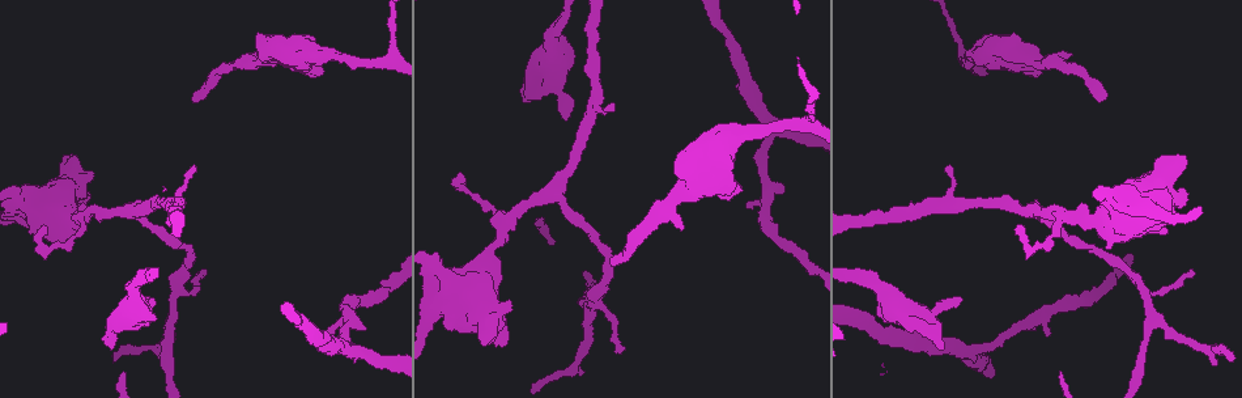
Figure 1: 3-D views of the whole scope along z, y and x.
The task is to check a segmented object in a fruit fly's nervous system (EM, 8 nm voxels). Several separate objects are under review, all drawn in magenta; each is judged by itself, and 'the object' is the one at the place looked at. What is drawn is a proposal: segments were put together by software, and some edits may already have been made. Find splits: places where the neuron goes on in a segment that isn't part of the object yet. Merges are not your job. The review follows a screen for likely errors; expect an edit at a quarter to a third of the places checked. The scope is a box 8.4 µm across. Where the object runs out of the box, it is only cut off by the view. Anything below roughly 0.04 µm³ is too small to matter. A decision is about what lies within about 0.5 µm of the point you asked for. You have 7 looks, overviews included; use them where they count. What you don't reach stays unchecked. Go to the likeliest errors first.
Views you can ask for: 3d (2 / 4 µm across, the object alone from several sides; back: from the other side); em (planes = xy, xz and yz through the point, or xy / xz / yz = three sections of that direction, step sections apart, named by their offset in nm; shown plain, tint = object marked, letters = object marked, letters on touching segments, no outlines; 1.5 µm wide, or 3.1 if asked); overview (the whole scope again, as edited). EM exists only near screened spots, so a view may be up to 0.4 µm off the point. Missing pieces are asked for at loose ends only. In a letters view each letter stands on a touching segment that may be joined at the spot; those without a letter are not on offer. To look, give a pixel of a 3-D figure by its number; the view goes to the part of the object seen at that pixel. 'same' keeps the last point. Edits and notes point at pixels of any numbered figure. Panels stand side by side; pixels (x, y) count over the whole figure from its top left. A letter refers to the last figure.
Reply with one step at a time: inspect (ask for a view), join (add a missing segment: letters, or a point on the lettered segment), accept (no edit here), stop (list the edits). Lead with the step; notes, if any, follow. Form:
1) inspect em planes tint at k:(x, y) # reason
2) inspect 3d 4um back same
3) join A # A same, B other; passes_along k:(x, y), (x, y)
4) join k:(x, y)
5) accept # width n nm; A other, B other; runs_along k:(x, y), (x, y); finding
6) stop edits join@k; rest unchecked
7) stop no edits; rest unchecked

inspect 3d 2um at 1:(941, 345) # free end

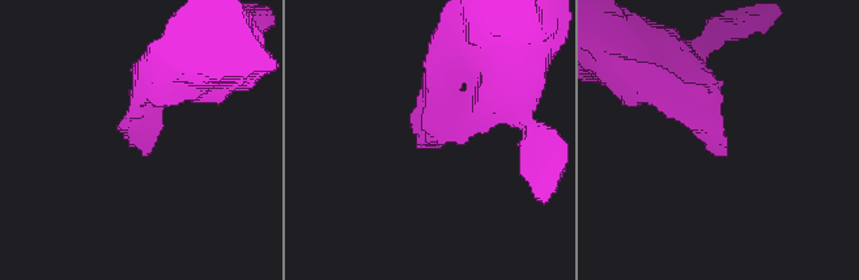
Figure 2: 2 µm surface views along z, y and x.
inspect em planes letters at 2:(723, 152)

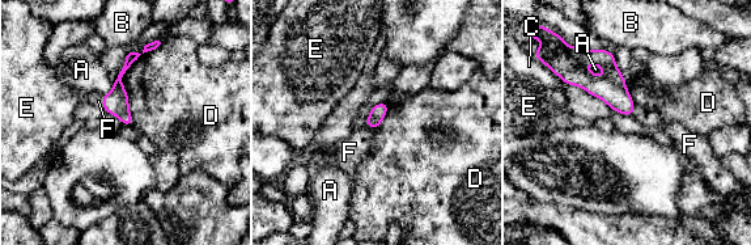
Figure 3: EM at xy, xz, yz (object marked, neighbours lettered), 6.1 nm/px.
join F # A other, B other, C other, D other, E other, F same; the neuron continues

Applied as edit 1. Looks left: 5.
inspect overview

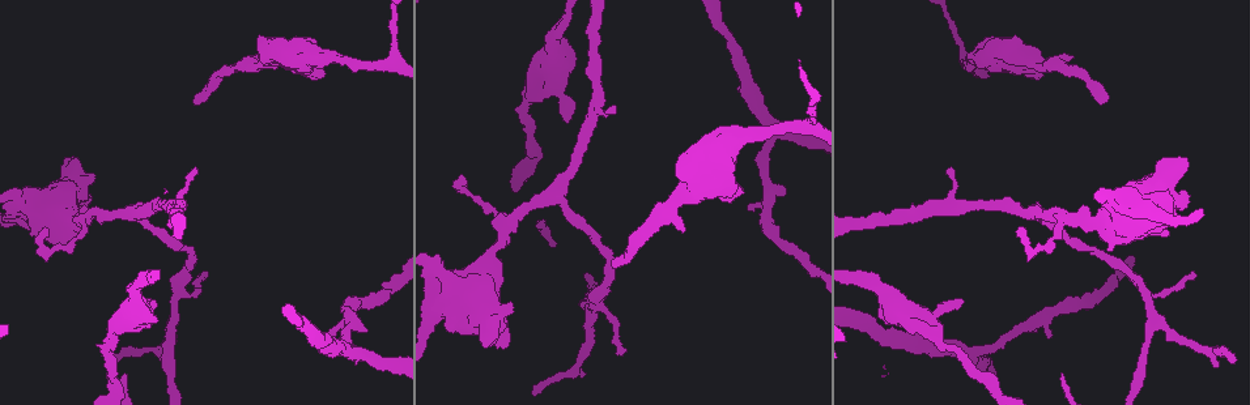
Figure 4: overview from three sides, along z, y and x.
inspect 3d 2um at 4:(196, 103) # thin end

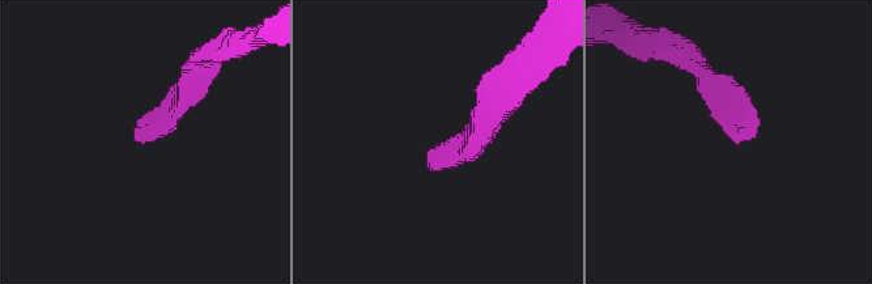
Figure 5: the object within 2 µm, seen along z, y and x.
inspect em xy step 8 tint at 5:(742, 138) # shape alone is not enough

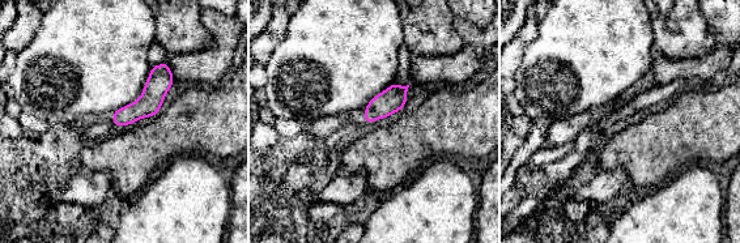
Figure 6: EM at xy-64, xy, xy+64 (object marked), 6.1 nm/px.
inspect em planes letters same

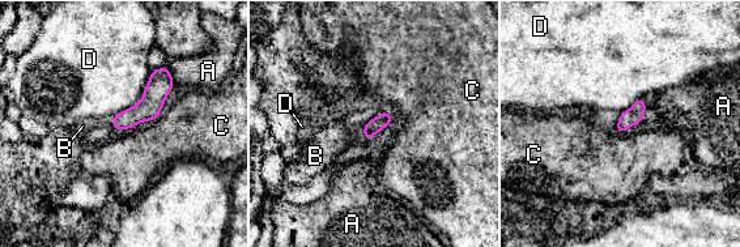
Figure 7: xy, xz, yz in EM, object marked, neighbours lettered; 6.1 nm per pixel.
join B # A other, B same, C other, D other; passes_along 7:(382, 120), (364, 132), (330, 141); it goes on there

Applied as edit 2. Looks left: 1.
inspect em planes letters at 4:(1214, 366)

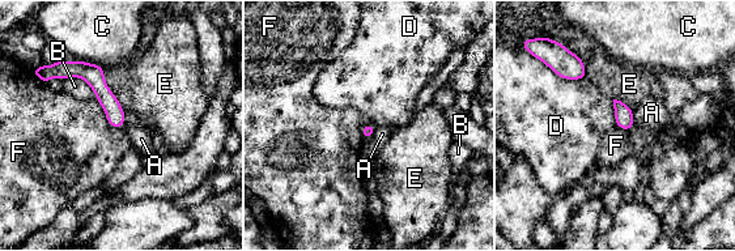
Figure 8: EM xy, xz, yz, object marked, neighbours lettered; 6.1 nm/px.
accept # longest_contact E 300 nm; A other, B other, C other, D other, E other, F other; runs_along 8:(68, 66), (100, 86), (120, 124); none of them fits

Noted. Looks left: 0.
stop edits join@3, join@7; rest unchecked

